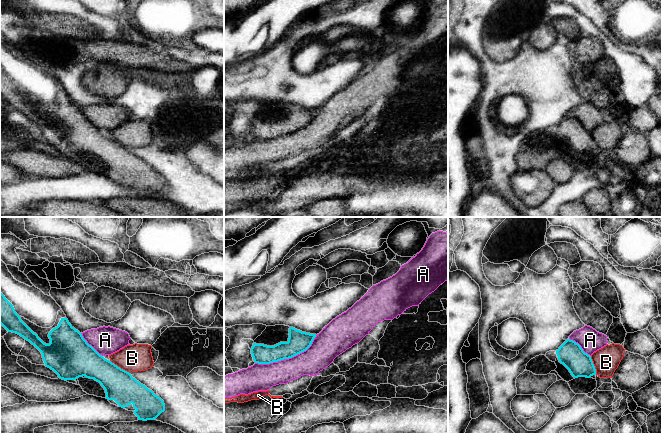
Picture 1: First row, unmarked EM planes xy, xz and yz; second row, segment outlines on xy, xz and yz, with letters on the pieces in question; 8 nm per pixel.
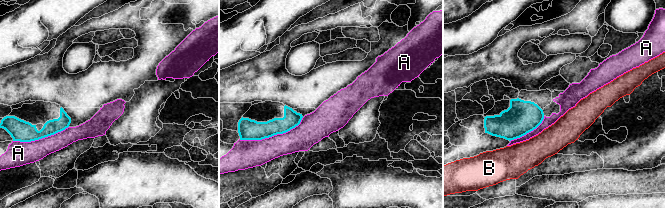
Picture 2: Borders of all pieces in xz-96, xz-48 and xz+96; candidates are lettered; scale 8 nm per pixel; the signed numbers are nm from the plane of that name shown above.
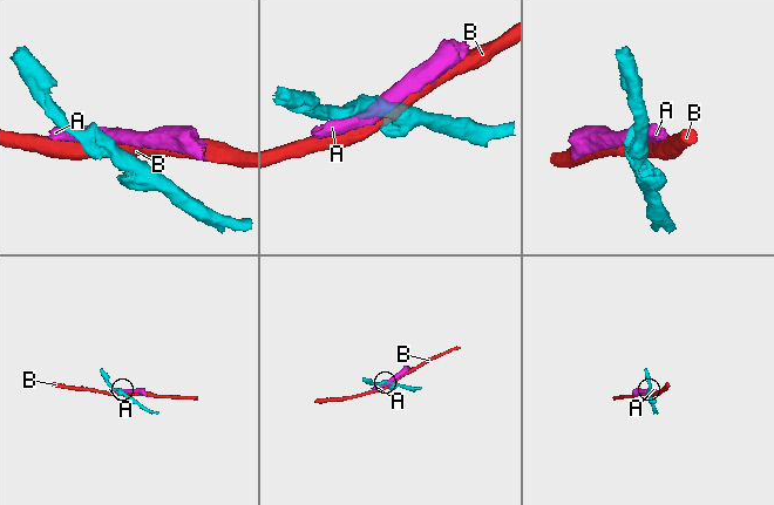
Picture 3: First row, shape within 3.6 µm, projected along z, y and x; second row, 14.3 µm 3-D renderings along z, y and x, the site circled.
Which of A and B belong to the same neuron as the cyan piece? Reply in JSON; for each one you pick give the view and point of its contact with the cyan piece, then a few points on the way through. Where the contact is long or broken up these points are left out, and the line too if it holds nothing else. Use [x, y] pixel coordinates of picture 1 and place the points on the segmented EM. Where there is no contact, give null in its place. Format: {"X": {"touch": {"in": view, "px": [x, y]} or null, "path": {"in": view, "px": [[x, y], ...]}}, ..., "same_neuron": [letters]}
{"same_neuron": []}

